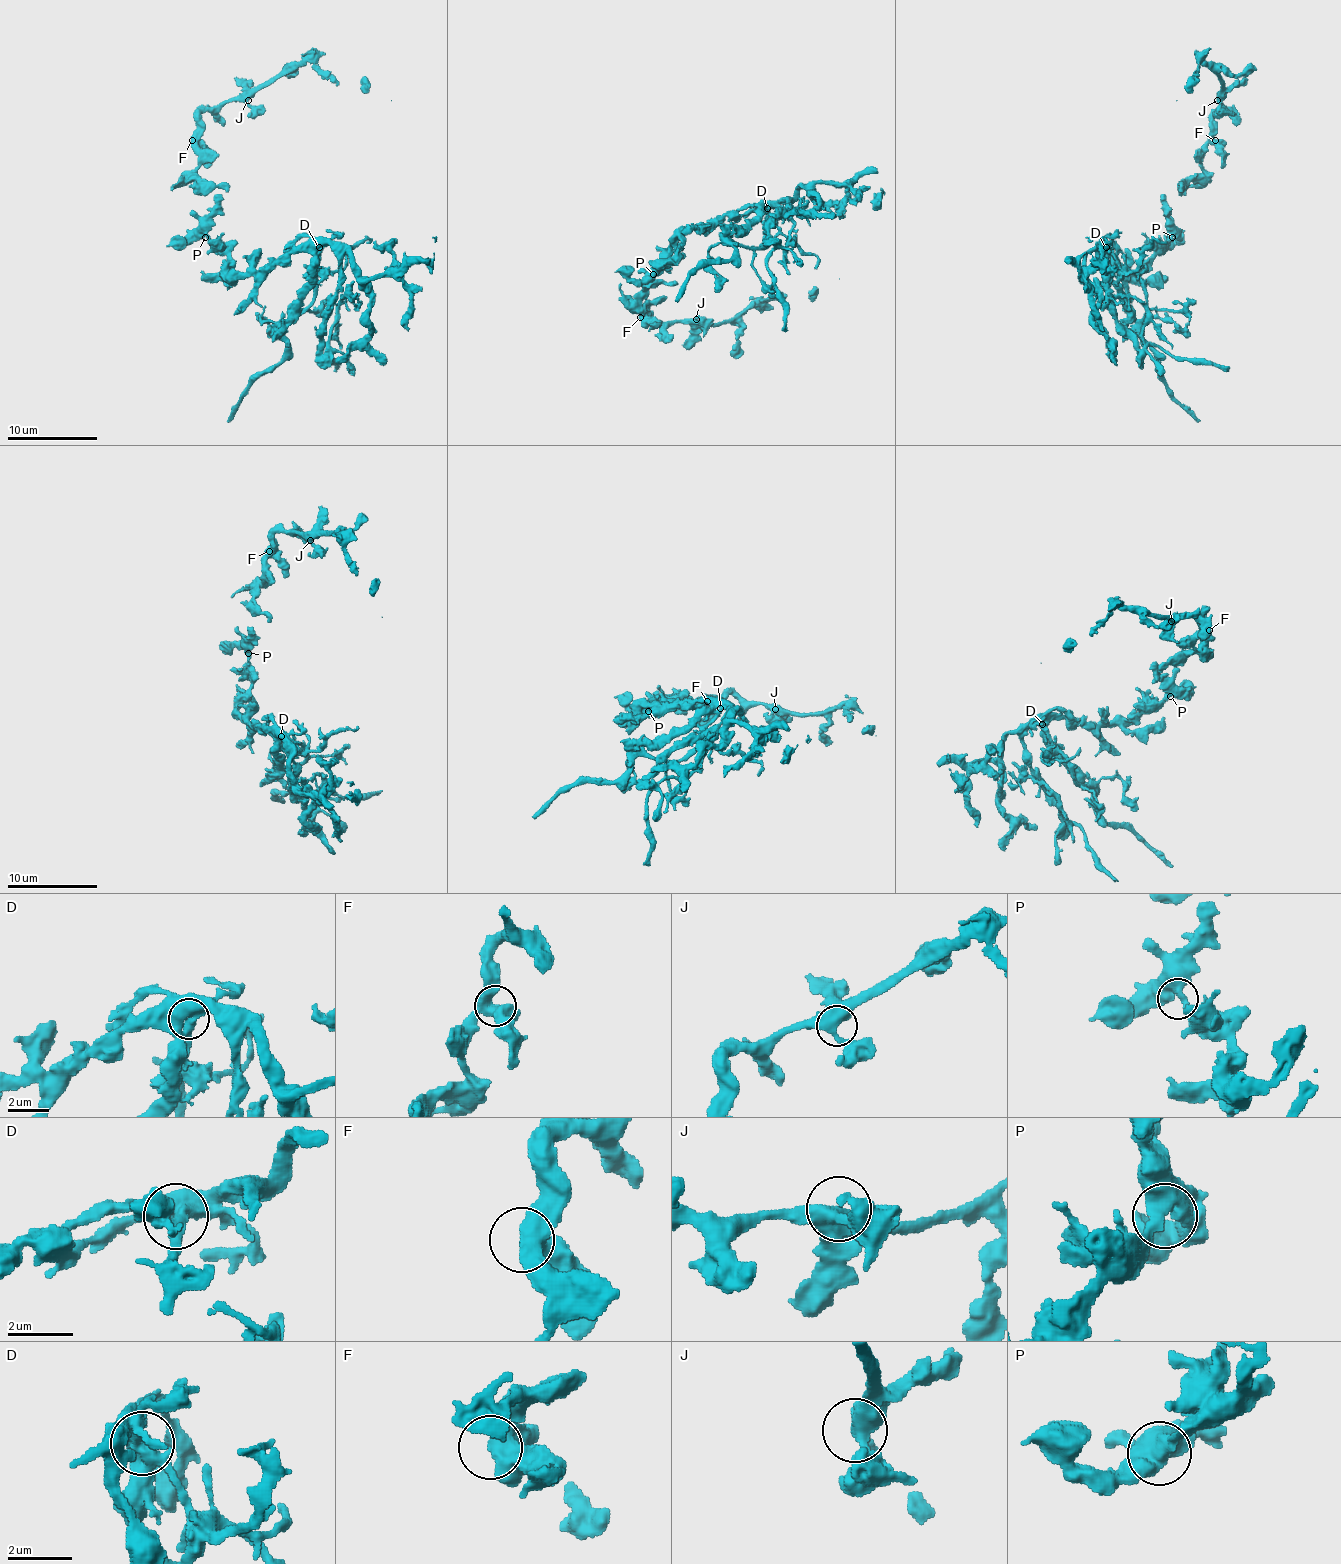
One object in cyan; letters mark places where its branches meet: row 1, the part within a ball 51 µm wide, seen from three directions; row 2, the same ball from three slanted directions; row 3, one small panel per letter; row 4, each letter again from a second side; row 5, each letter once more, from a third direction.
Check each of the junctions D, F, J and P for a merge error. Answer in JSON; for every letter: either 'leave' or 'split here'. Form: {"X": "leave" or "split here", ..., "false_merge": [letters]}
{"D": "split here", "F": "leave", "J": "leave", "P": "leave", "false_merge": ["D"]}

